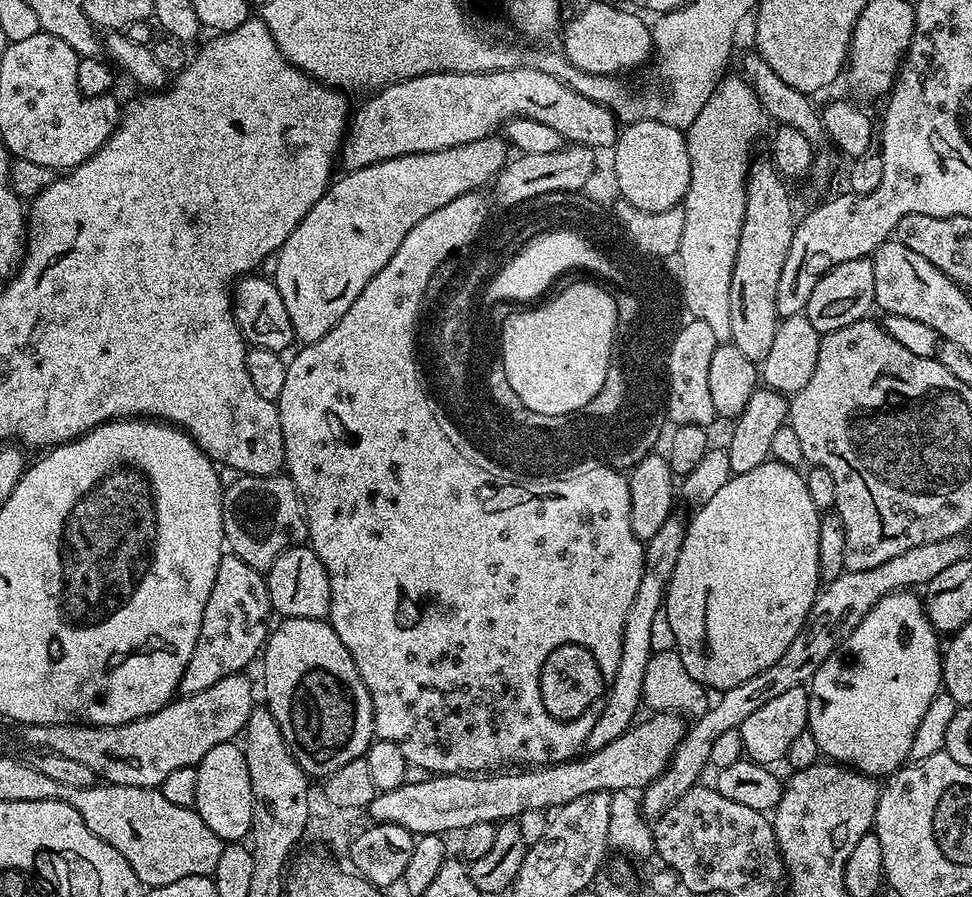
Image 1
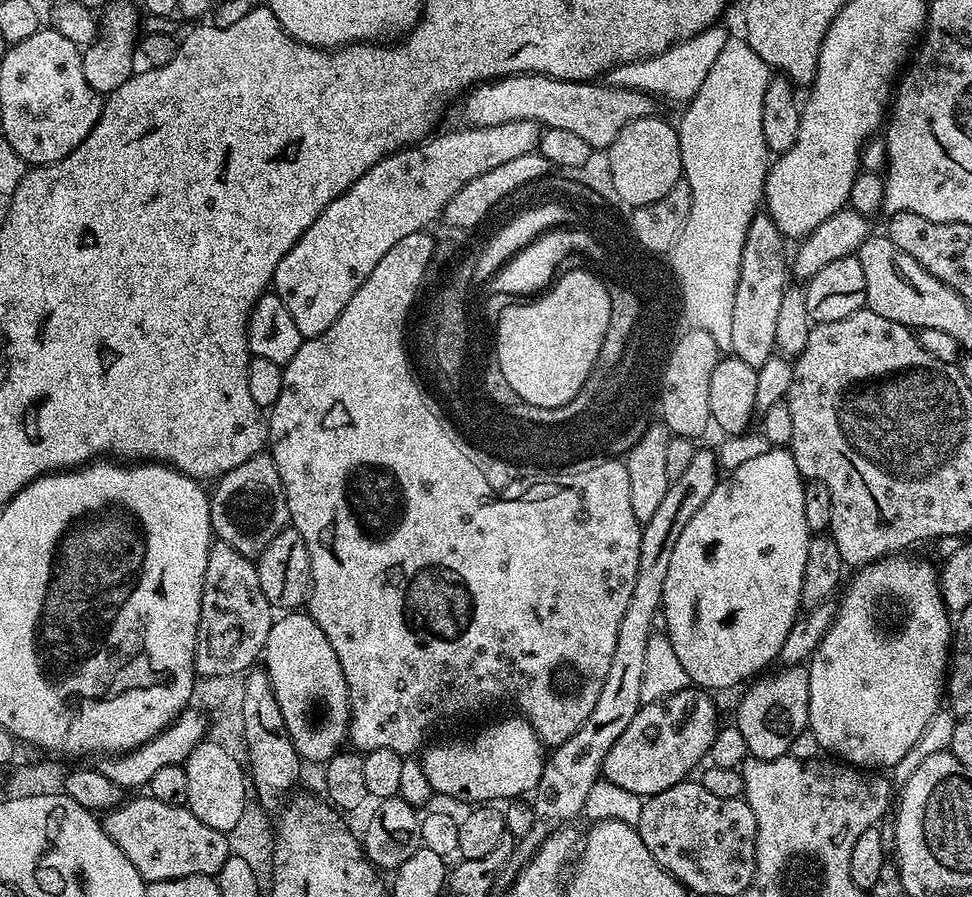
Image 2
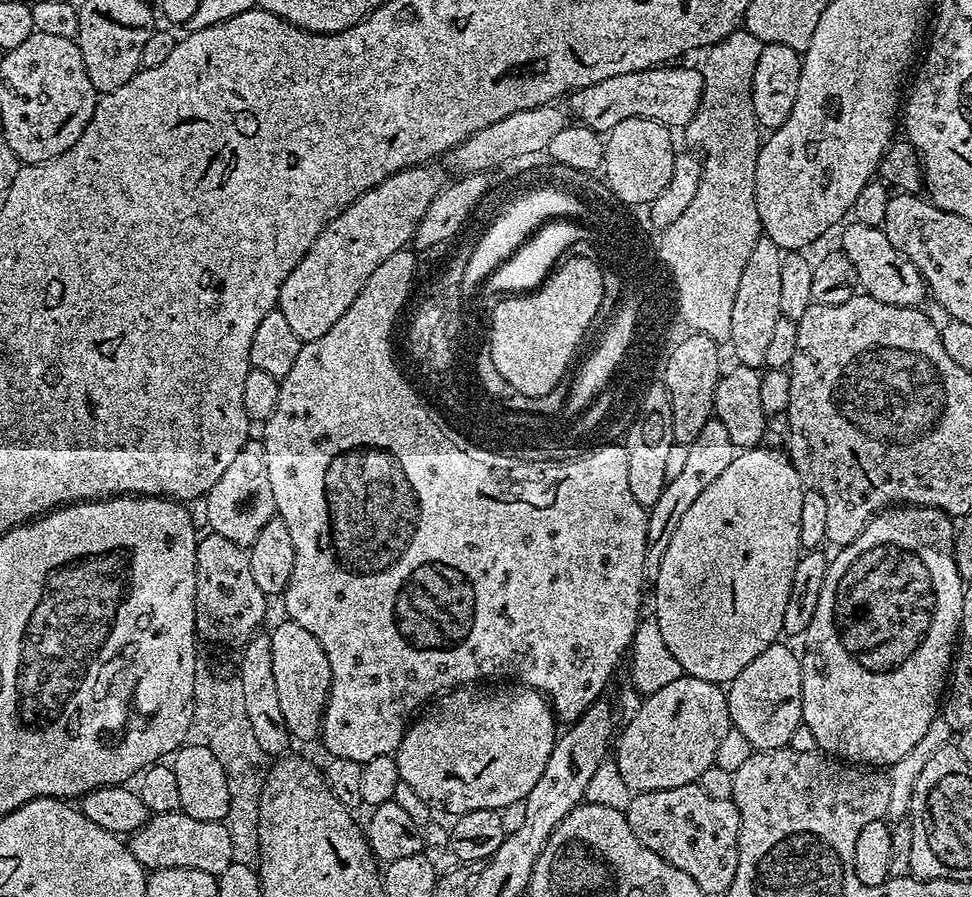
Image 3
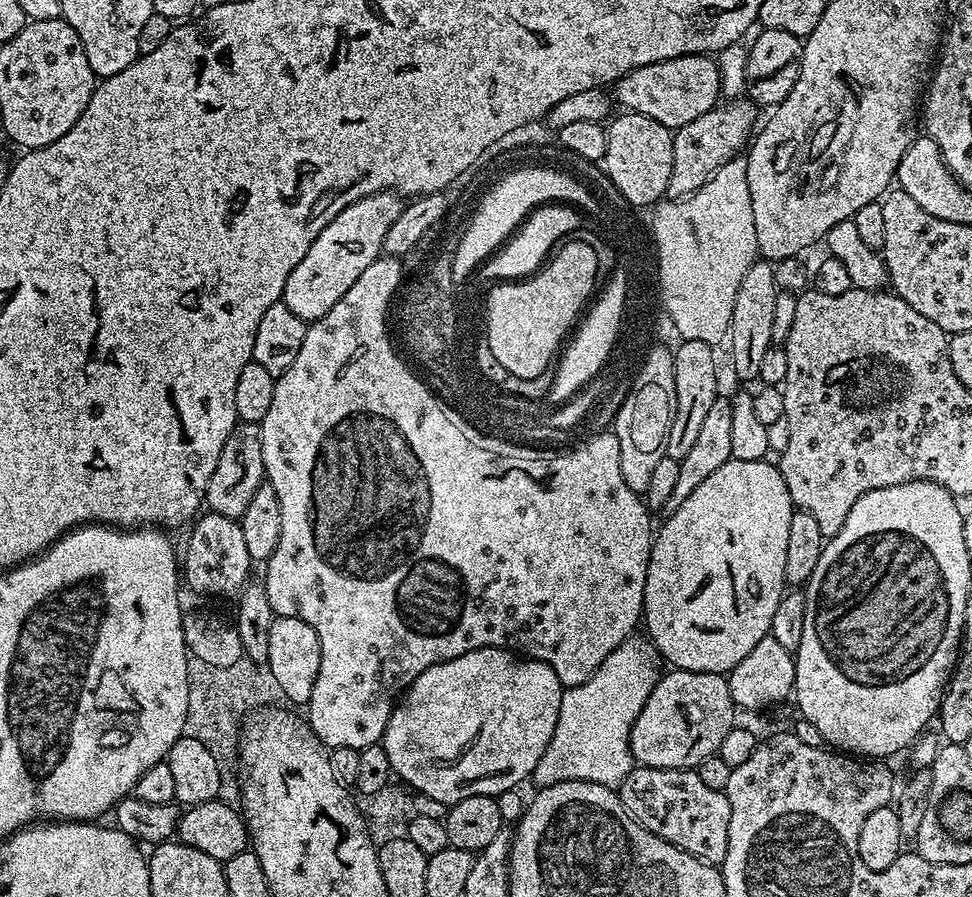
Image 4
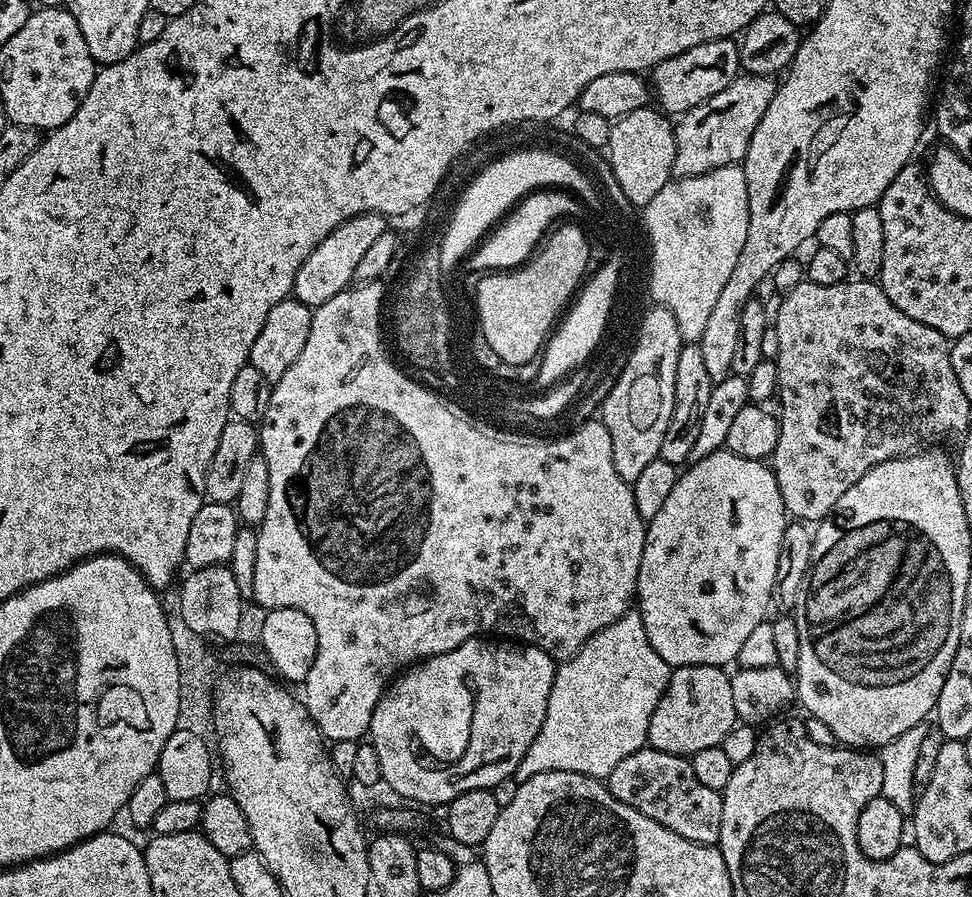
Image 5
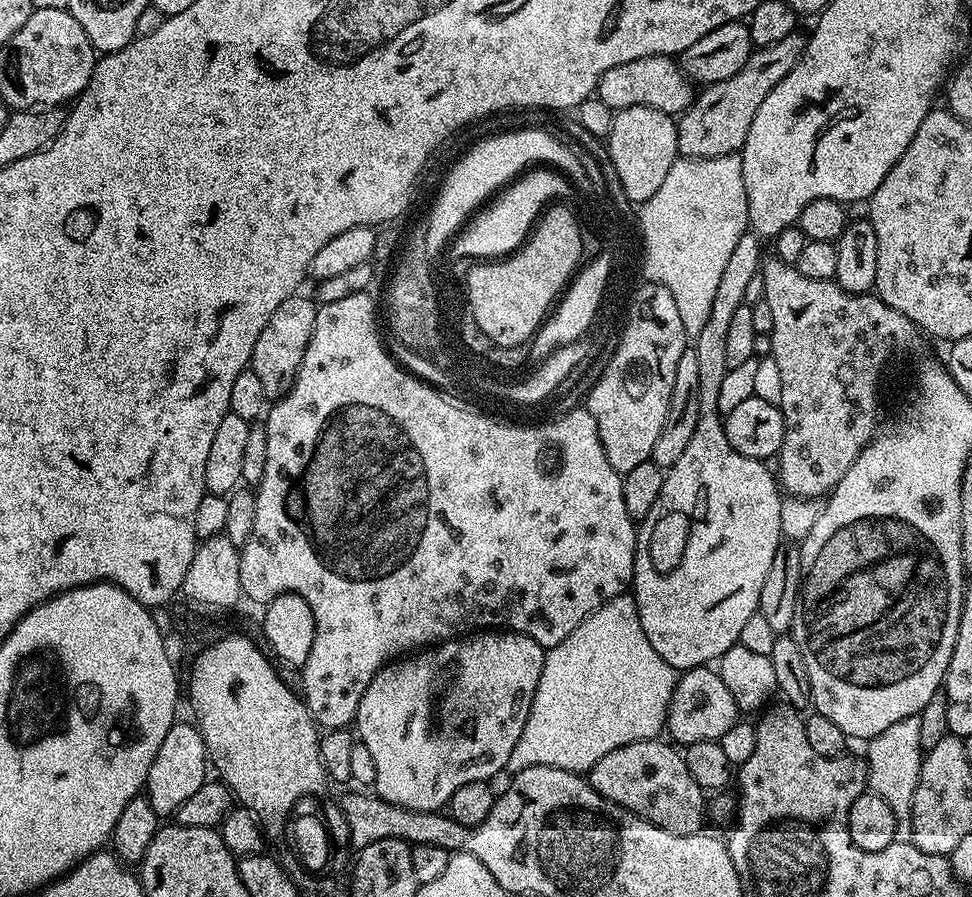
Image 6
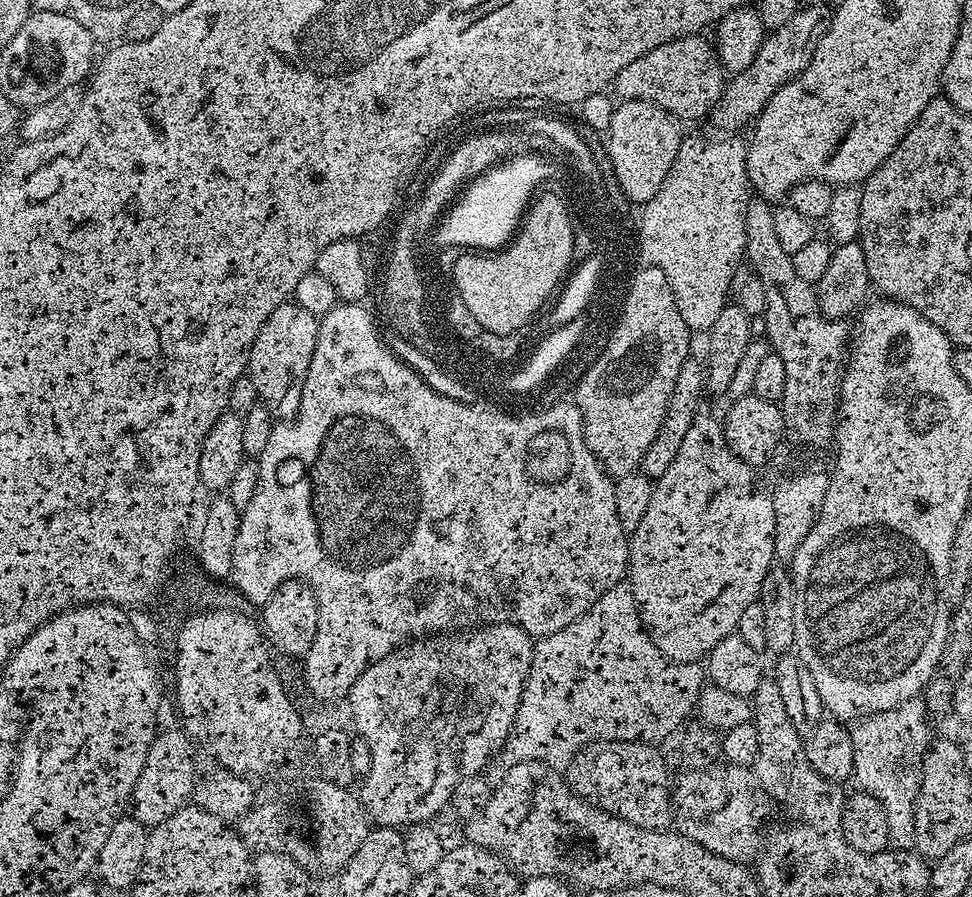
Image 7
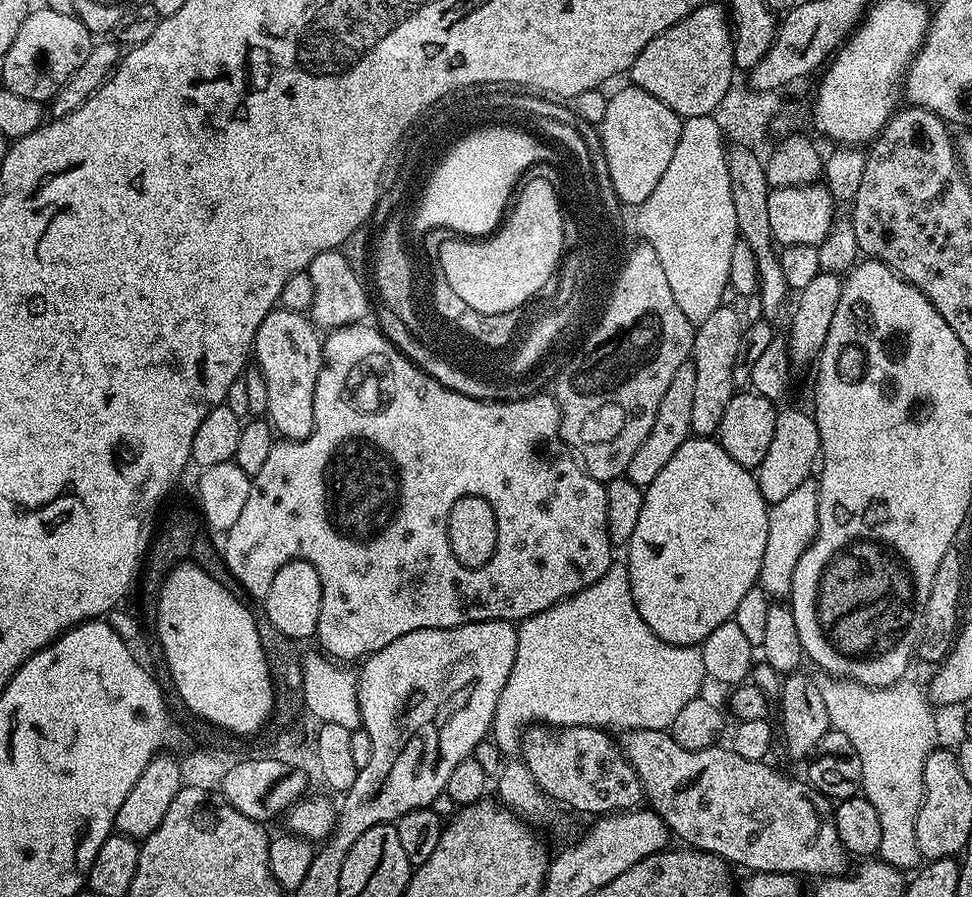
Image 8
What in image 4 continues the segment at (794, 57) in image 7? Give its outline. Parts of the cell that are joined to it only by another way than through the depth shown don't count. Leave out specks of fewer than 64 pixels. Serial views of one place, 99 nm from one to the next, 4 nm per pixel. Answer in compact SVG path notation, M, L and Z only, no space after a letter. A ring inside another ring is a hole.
M748 98L729 100L732 100L729 104L717 103L715 108L702 114L702 118L694 118L694 122L686 122L686 126L675 129L672 138L674 162L670 170L667 190L667 194L672 199L682 199L684 196L694 194L714 172L726 166L726 162L737 159L745 151L749 141L753 139L754 129L757 127L757 105Z

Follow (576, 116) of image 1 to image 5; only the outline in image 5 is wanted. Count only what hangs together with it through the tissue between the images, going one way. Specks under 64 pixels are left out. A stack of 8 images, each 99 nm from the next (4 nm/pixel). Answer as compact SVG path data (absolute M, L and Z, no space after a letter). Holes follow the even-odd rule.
M735 39L702 42L702 46L690 46L690 50L682 50L682 54L666 58L666 62L658 62L650 72L650 88L655 103L665 113L683 114L706 102L706 98L714 98L718 90L726 90L741 72L740 45Z

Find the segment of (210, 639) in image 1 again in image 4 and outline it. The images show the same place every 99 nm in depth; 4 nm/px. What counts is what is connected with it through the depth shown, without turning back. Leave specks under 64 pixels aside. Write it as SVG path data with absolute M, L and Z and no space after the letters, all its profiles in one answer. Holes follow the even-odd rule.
M205 511L191 528L192 533L188 536L188 545L184 552L182 548L182 580L187 591L189 588L190 591L197 592L200 596L209 596L212 600L235 601L245 584L249 583L248 574L254 568L239 523L217 512Z

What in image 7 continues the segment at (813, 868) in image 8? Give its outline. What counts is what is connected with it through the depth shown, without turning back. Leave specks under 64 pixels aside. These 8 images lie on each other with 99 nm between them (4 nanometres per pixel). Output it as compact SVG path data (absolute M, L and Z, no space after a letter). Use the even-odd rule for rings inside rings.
M721 762L713 768L689 768L681 773L672 785L674 824L680 835L690 838L690 842L698 842L698 846L710 850L715 856L751 861L762 844L760 827L774 809L774 801L758 782L755 771Z

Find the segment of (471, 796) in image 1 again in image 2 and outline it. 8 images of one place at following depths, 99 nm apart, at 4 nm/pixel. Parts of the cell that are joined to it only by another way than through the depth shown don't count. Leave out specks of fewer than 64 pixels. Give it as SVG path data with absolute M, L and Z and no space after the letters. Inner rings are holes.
M689 686L652 704L641 703L634 722L610 746L603 779L641 798L662 794L662 790L670 790L670 786L689 779L701 767L700 759L707 757L716 737L716 704L708 696L711 695L705 689Z

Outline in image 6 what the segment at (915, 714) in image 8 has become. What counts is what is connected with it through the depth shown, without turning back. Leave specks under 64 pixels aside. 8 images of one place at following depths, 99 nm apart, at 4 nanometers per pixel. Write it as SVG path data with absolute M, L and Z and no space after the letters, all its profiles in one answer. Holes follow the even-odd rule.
M911 716L902 718L902 722L894 722L890 730L882 730L873 740L867 741L868 756L868 788L882 802L894 810L896 819L896 839L908 842L912 839L912 807L914 806L914 790L918 786L922 749L919 744L919 718Z

